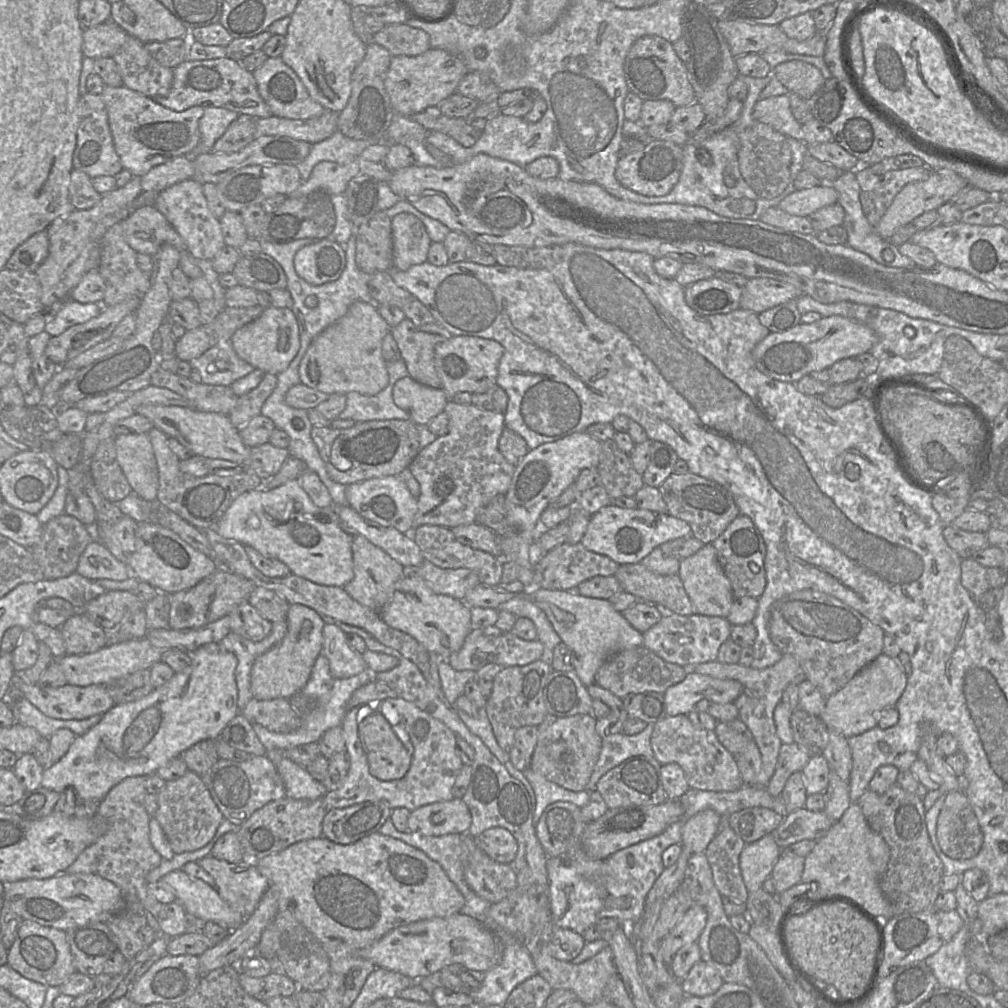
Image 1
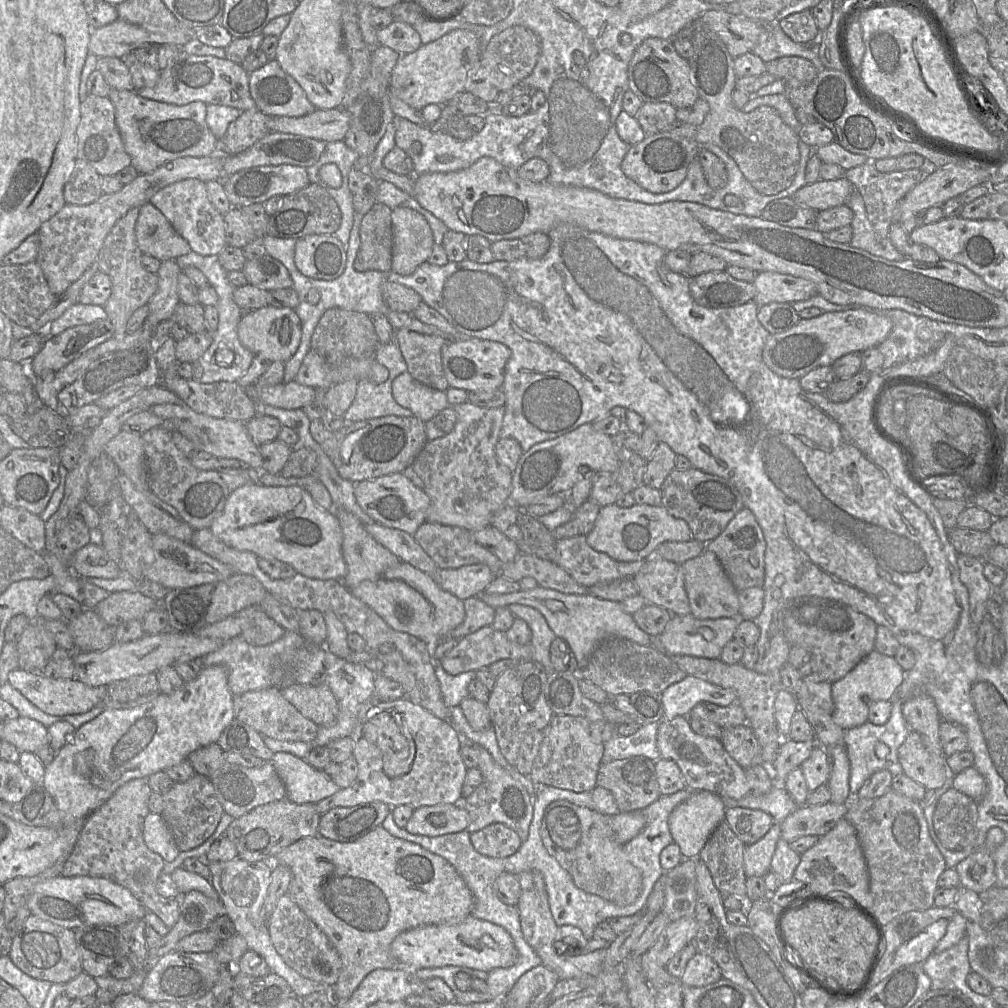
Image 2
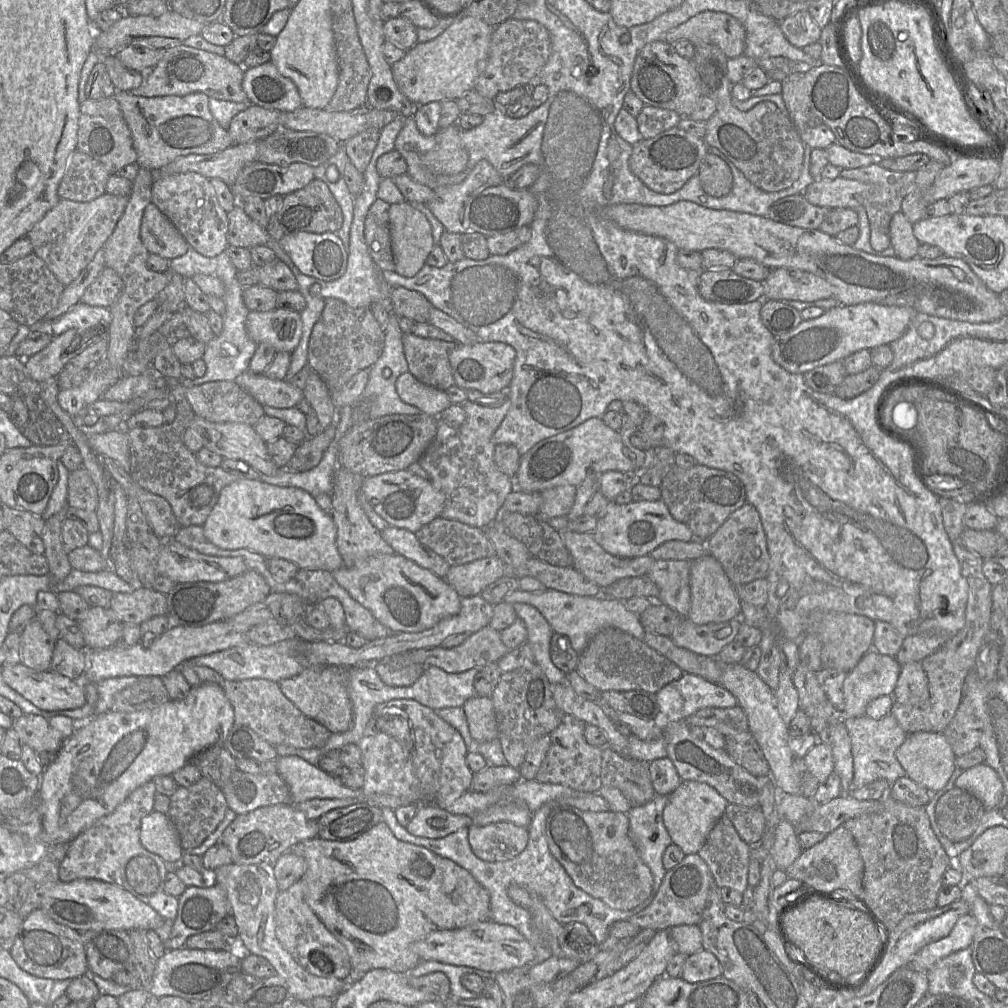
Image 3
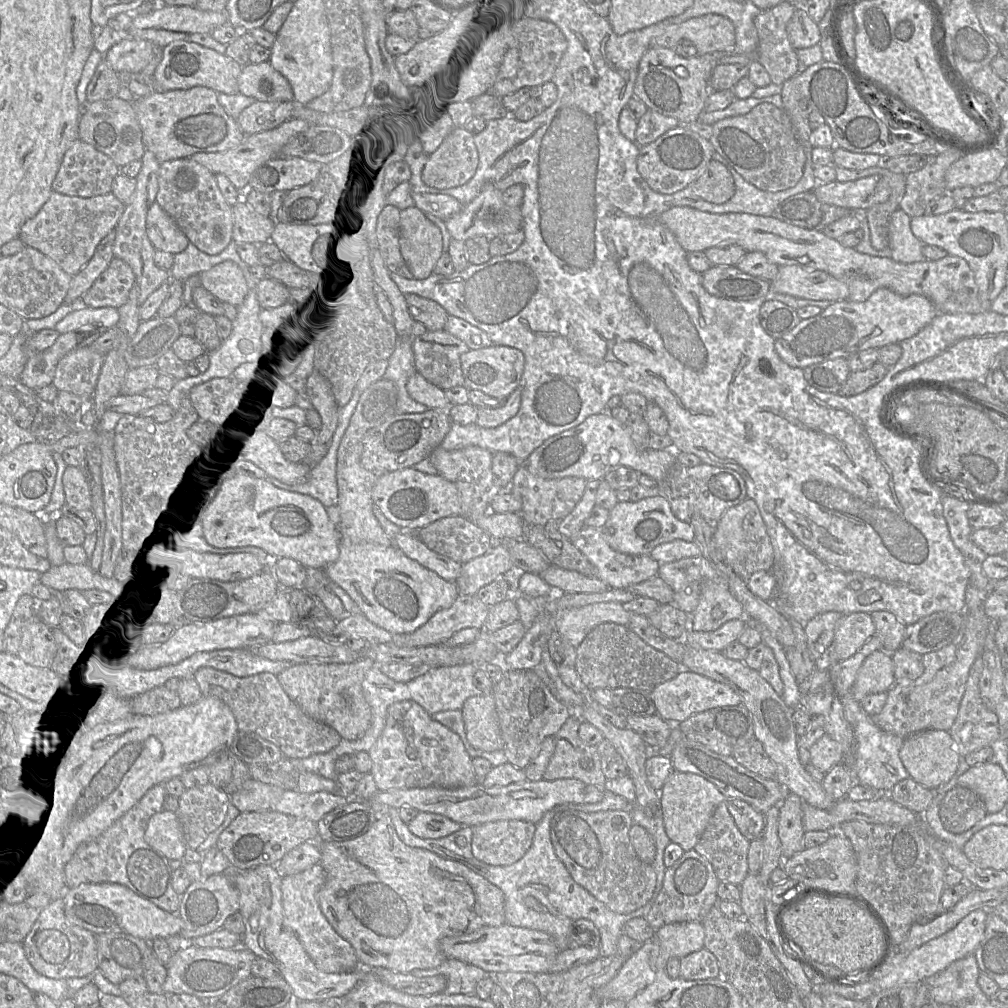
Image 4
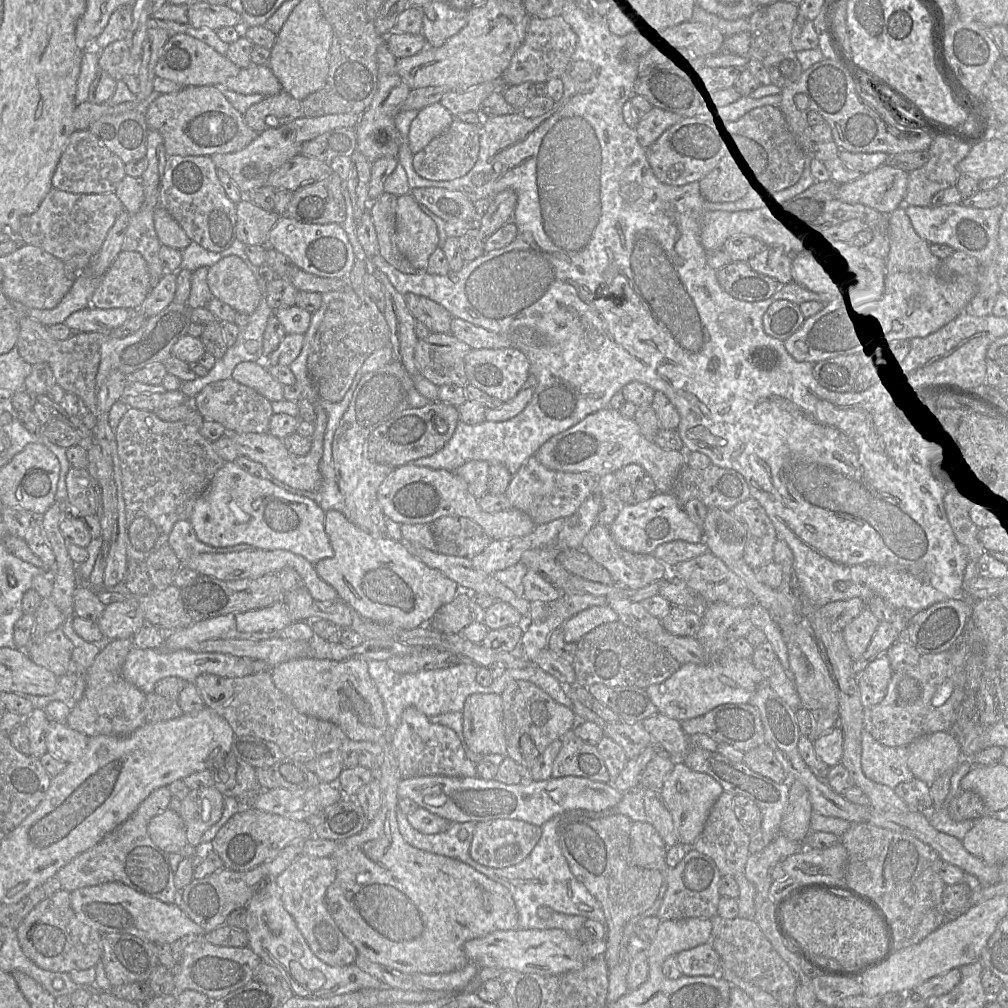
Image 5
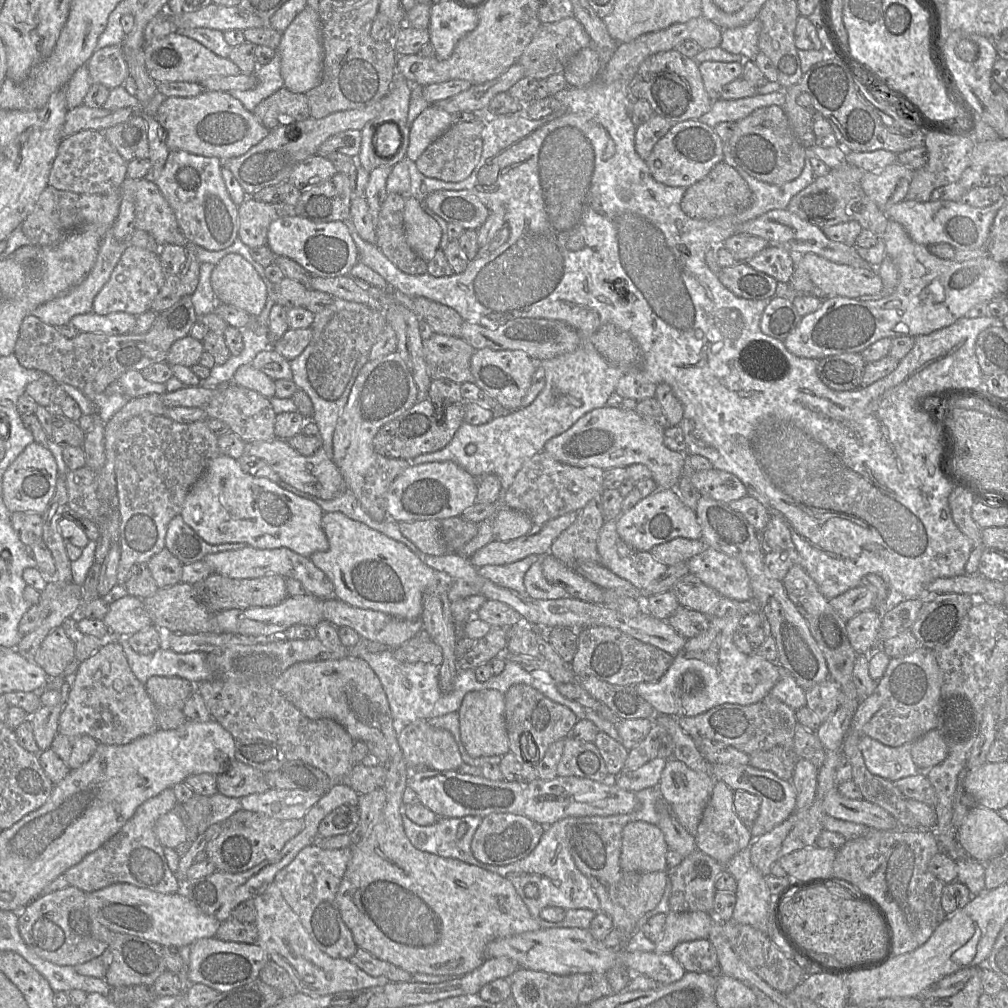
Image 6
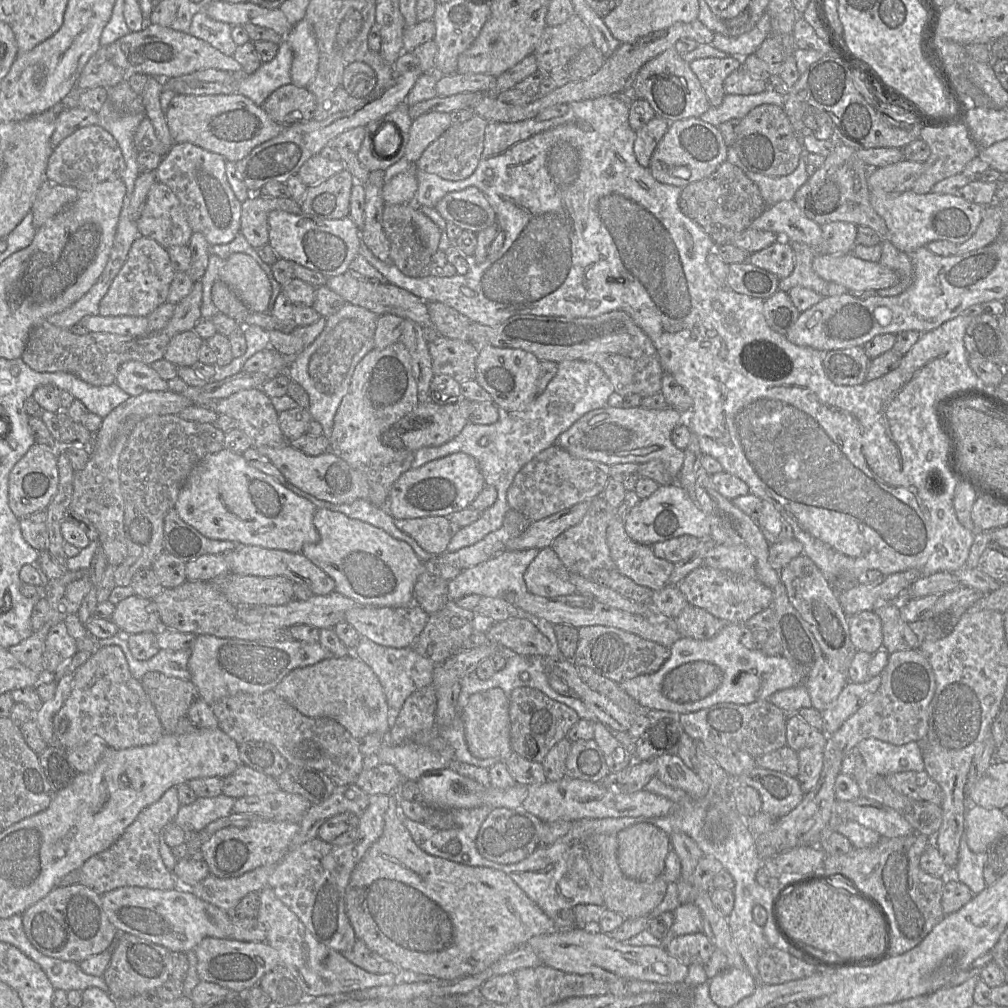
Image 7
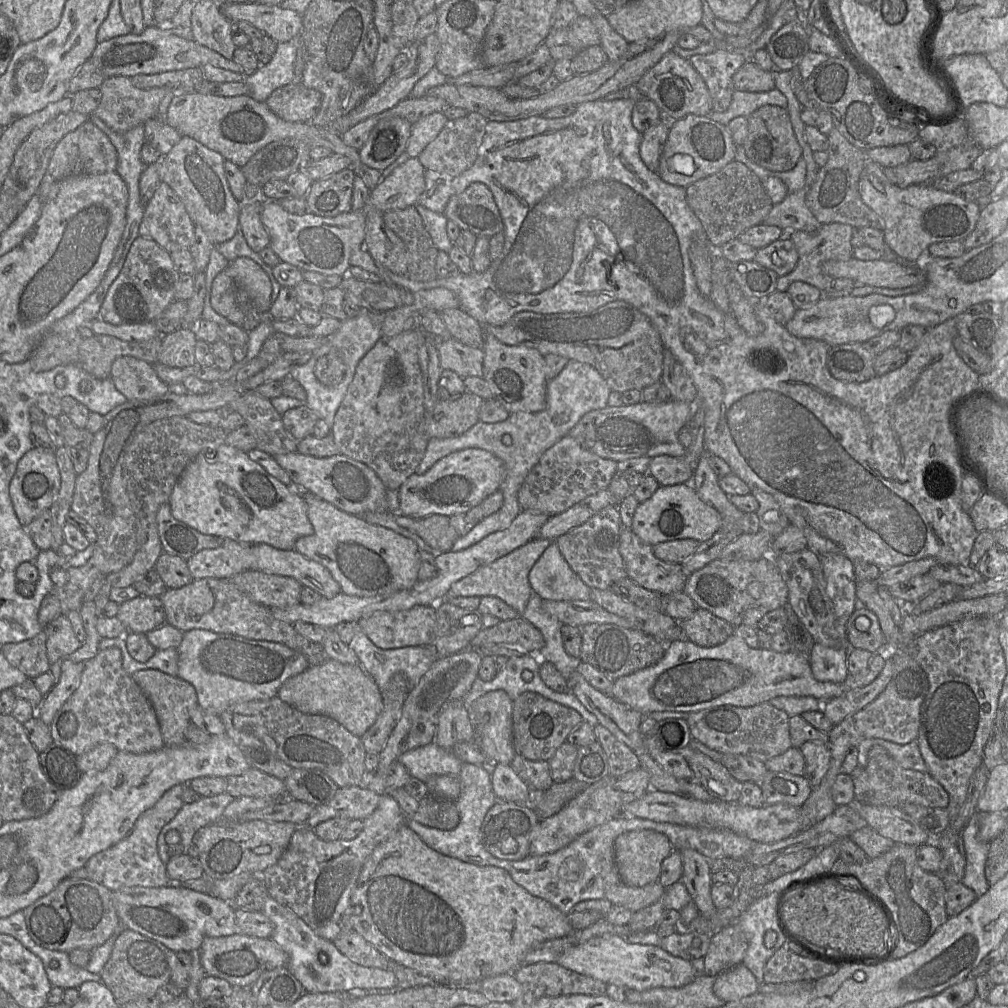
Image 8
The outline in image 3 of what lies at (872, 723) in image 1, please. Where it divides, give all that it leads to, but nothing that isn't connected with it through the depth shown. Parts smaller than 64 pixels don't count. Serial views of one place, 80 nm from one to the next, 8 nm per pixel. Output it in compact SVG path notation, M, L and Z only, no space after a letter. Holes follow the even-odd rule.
M873 649L867 652L844 680L841 716L844 719L863 716L871 700L892 696L900 669L896 657Z

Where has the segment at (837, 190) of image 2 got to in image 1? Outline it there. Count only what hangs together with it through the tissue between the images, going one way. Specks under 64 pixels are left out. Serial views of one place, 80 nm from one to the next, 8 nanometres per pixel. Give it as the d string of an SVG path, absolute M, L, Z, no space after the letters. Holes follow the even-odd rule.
M820 183L811 188L796 190L777 206L794 216L808 216L817 210L836 204L838 193L831 183Z

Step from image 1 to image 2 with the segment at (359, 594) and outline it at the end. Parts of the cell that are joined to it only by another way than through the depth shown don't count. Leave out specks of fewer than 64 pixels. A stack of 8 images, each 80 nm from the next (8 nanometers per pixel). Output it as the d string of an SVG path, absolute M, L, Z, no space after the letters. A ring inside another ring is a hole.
M337 510L335 513L343 533L342 554L347 574L341 581L346 588L351 589L365 580L375 580L400 562L399 558L366 531L365 525L355 515L345 510Z

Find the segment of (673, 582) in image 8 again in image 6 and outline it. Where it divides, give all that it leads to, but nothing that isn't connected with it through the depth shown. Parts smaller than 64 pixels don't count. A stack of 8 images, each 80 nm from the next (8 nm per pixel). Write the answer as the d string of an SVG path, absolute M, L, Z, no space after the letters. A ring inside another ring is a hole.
M616 520L604 523L597 548L602 565L641 591L660 578L669 567L656 560L649 551L639 551L628 546L617 532Z

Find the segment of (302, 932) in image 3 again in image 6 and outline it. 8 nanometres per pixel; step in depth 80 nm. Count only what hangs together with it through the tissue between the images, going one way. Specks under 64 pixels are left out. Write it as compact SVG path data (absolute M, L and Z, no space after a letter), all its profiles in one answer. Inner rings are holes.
M314 843L303 848L290 864L278 871L273 881L315 944L336 959L349 959L358 948L336 902L336 894L351 855L352 847L323 849Z

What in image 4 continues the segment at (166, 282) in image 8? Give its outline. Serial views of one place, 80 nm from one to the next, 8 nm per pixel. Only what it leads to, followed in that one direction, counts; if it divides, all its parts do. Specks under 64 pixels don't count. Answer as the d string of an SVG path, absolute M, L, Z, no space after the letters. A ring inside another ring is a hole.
M114 257L91 288L82 295L80 304L92 308L119 308L127 302L134 282L135 275L130 266Z

